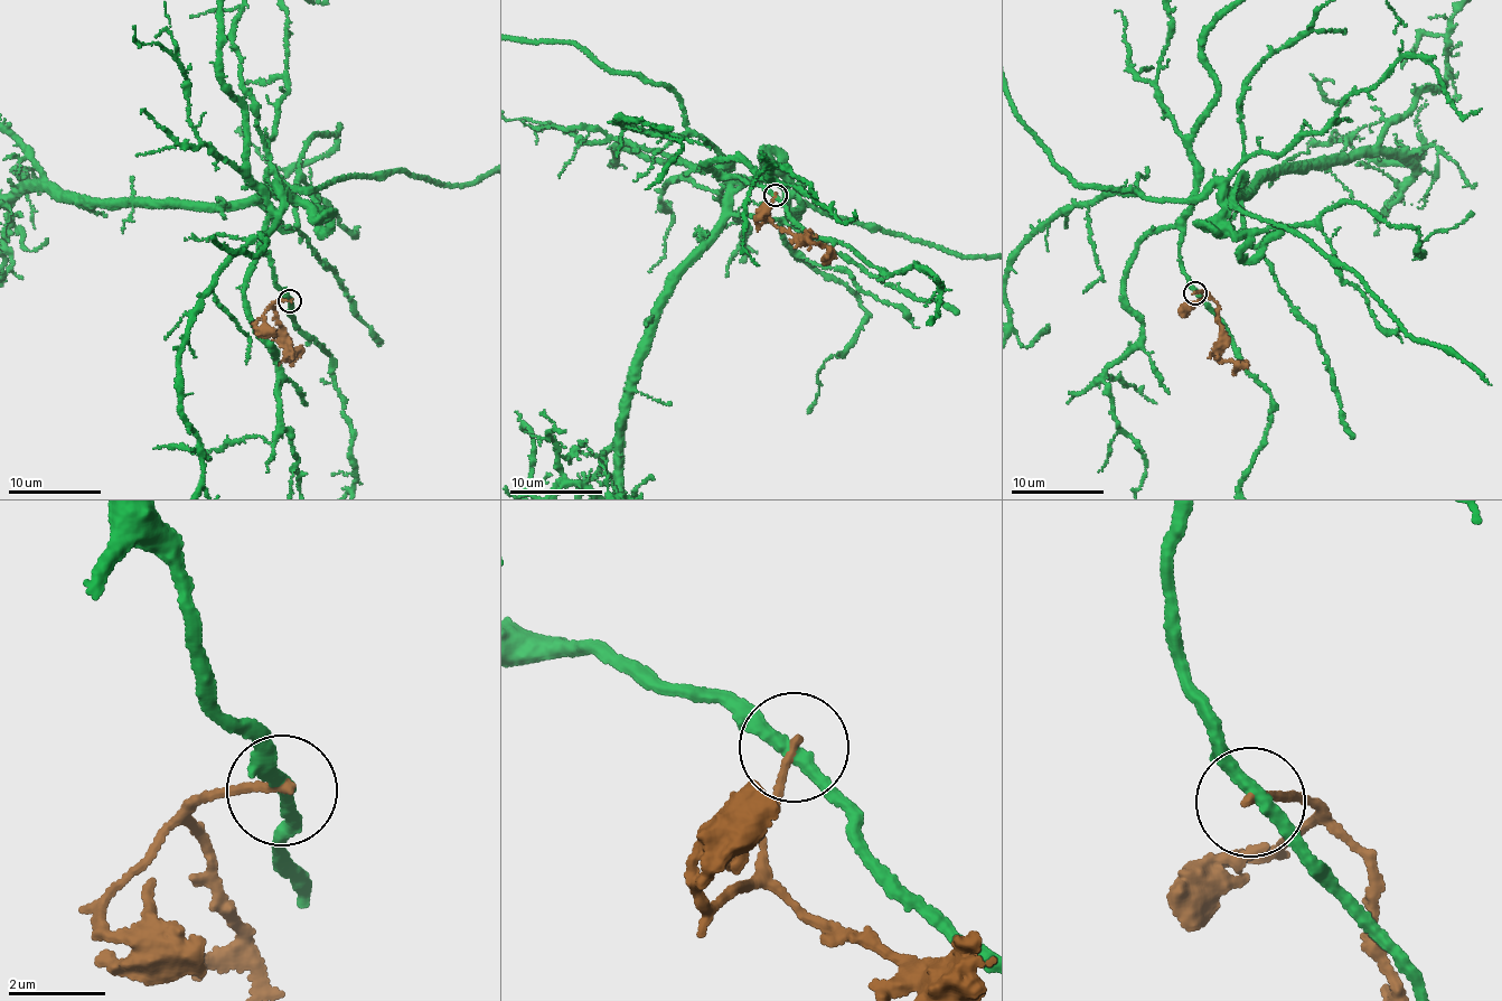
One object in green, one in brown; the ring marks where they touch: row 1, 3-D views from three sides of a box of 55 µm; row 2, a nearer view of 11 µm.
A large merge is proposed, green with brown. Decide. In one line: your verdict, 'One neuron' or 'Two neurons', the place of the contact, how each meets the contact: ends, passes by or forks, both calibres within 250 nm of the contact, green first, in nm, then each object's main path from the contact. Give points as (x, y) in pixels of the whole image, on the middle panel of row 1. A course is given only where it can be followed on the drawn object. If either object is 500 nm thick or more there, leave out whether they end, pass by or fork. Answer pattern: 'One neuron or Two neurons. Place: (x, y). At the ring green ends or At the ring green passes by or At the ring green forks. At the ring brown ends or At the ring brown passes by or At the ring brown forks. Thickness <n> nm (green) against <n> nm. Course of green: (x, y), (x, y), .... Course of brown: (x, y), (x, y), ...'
Two neurons. Place: (775, 195). At the ring green passes by. At the ring brown ends. Thickness 280 nm (green) against 150 nm. Course of green: (775, 194), (720, 176), (722, 156), (662, 84), (574, 45). Course of brown: (776, 195), (769, 213), (779, 227), (829, 248), (826, 259)

